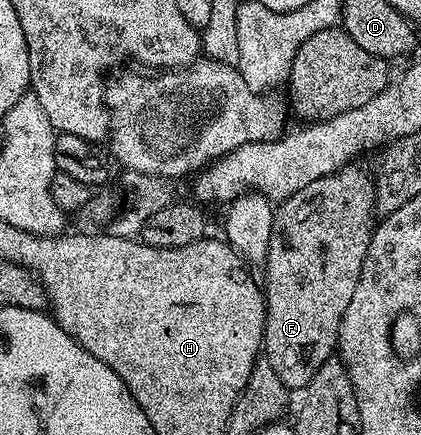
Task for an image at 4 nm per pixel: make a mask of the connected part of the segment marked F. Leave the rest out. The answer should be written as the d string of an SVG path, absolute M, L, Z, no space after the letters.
M360 164L343 166L330 176L322 176L322 180L314 180L314 184L306 184L302 192L294 192L294 196L285 198L275 207L270 248L262 277L266 303L262 354L289 391L300 392L307 388L314 372L318 372L318 368L333 357L340 341L342 316L346 312L346 304L350 304L354 296L354 288L358 288L366 248L370 248L372 231L377 225L376 184L371 173L365 167L363 170Z

